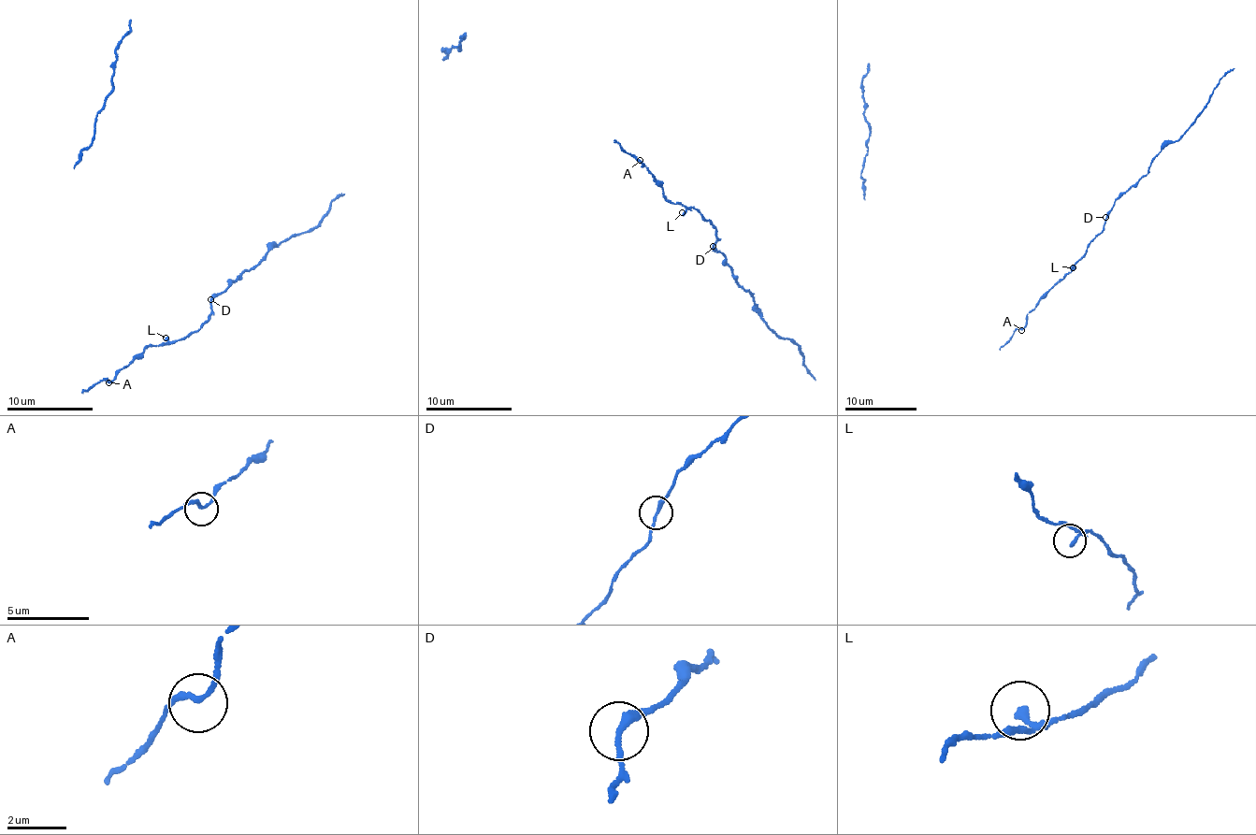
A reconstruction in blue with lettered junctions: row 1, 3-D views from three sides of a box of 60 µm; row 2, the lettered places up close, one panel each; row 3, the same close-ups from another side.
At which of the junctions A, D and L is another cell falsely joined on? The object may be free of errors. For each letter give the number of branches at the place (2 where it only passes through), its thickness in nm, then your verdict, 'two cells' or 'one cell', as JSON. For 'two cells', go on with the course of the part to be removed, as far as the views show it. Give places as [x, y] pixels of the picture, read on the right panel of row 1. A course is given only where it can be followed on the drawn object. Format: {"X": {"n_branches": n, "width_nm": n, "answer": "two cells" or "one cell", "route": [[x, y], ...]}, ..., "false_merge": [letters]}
{"A": {"n_branches": 2, "width_nm": 180, "answer": "one cell"}, "D": {"n_branches": 2, "width_nm": 220, "answer": "one cell"}, "L": {"n_branches": 2, "width_nm": 190, "answer": "one cell"}, "false_merge": []}

